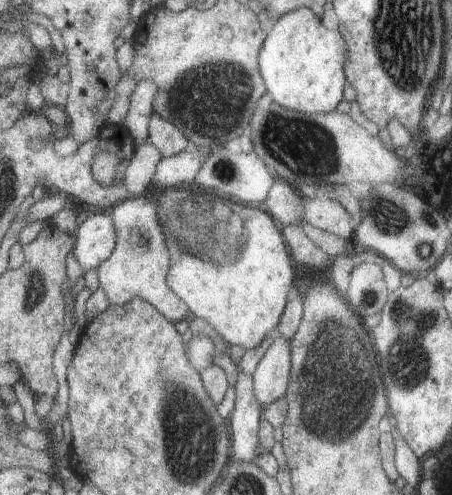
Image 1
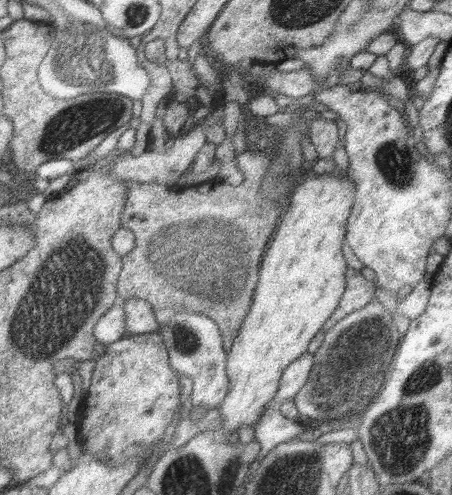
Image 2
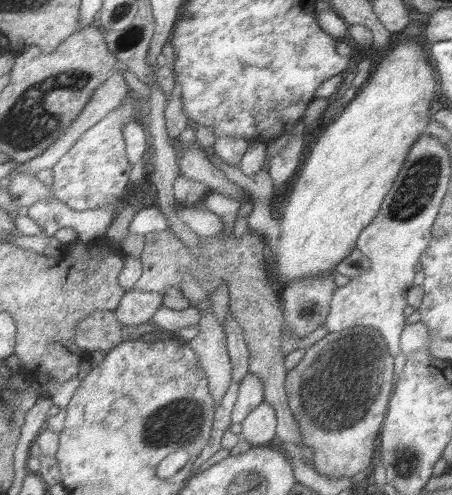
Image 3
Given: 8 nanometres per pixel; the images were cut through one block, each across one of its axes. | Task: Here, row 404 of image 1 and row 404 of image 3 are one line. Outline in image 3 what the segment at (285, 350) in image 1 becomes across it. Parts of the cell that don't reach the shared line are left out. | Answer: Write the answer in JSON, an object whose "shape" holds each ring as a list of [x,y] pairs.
{"shape":[[[261,402],[241,422],[241,440],[247,442],[251,448],[269,446],[271,442],[275,442],[275,428],[277,428],[277,418],[273,410]]]}

